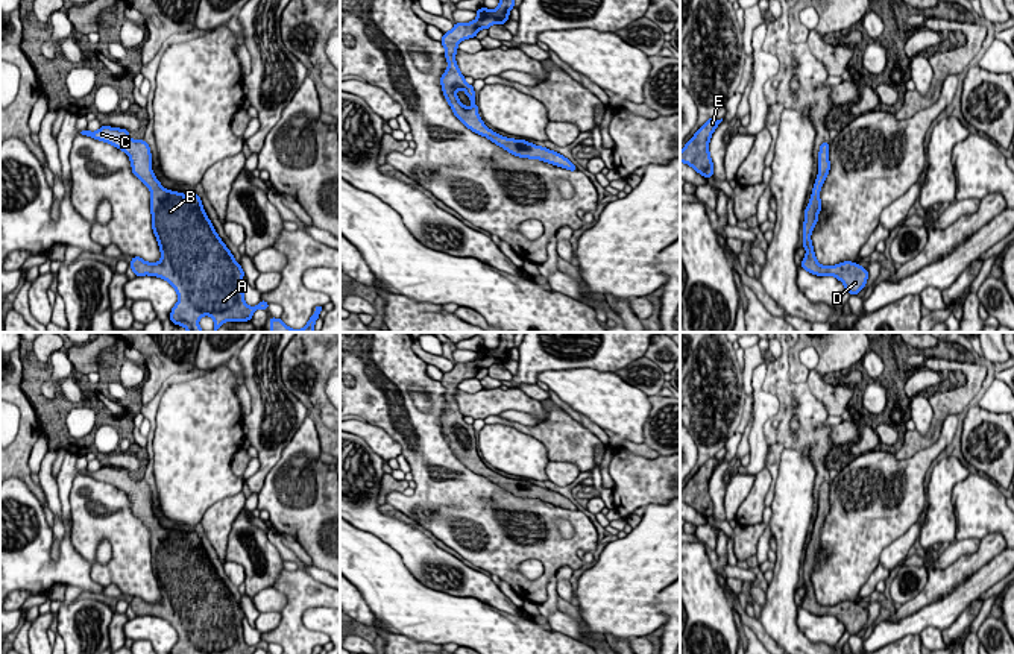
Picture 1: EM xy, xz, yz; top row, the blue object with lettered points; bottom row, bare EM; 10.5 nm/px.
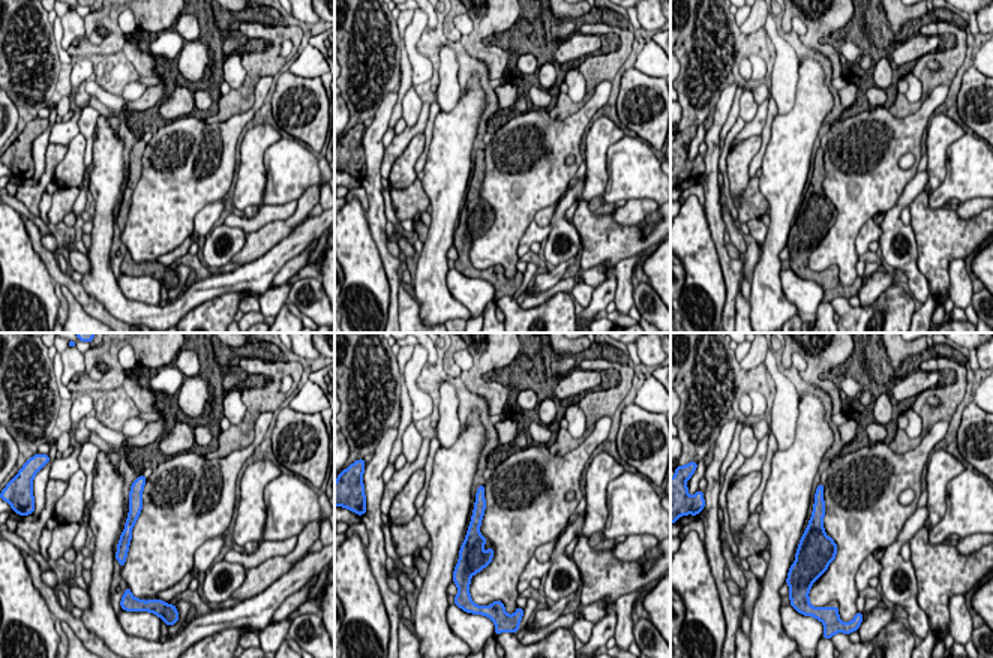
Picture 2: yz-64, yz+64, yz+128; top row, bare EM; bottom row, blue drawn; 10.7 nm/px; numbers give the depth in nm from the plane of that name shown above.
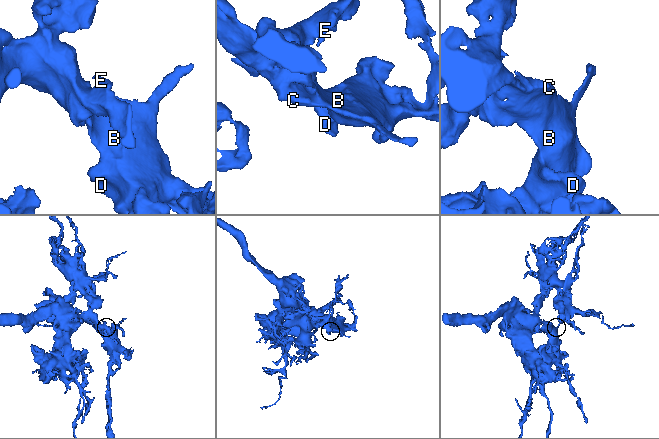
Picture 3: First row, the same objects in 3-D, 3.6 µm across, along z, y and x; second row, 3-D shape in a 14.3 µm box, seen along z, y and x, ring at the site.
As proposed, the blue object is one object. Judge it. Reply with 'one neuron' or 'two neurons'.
one neuron

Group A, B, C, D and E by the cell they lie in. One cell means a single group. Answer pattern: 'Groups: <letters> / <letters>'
Groups: A B C D E

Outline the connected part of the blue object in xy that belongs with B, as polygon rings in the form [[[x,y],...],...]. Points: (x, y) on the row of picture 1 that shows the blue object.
[[[106,124],[80,134],[123,150],[131,159],[132,173],[150,190],[152,229],[161,259],[147,263],[134,256],[131,269],[137,276],[158,276],[172,284],[179,297],[170,313],[175,325],[187,332],[203,332],[199,320],[209,316],[216,332],[225,322],[247,322],[258,308],[269,308],[266,300],[255,307],[244,302],[244,272],[217,235],[200,197],[194,193],[187,202],[185,193],[165,190],[159,184],[144,140],[135,141],[126,129]]]

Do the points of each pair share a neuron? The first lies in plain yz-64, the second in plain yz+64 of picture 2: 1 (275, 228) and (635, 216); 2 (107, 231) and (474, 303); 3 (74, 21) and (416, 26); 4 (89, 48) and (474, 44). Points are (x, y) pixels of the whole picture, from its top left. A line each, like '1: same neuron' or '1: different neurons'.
1: same neuron
2: different neurons
3: different neurons
4: same neuron

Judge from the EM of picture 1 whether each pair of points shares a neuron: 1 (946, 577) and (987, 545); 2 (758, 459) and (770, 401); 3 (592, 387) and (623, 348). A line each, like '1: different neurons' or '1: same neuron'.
1: same neuron
2: same neuron
3: different neurons

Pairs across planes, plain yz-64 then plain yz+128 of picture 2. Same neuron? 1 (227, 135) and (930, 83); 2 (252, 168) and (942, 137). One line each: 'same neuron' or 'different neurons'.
1: different neurons
2: same neuron

